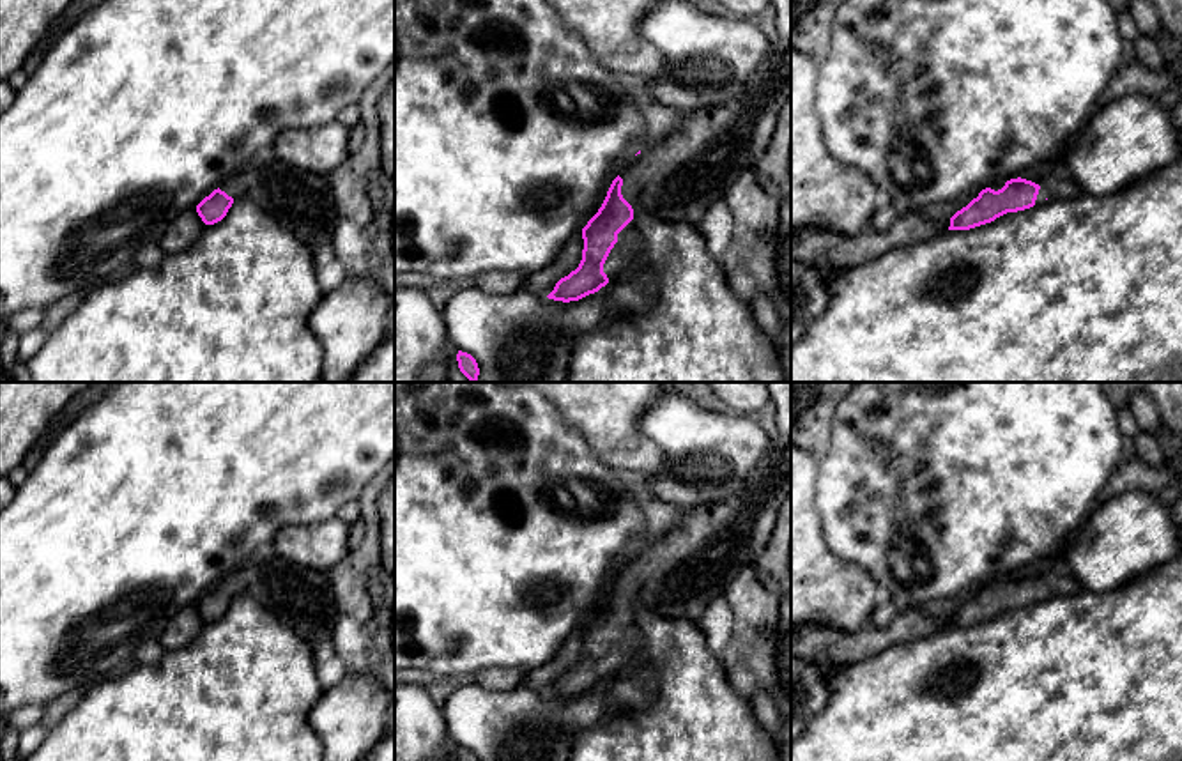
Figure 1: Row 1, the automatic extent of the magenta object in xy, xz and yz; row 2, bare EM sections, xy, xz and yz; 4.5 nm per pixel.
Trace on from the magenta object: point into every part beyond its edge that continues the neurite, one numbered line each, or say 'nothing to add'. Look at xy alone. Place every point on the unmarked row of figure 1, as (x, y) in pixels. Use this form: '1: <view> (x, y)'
1: xy (299, 597)

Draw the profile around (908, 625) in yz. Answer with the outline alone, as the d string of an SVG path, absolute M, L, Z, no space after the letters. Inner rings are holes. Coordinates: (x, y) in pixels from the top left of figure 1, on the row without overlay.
M911 607L899 611L886 628L865 626L856 634L832 626L803 625L791 628L791 651L809 662L830 662L849 667L885 651L890 644L902 644L929 637L948 628L950 614L924 616Z

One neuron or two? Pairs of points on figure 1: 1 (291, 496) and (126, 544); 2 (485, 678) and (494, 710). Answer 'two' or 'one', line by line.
1: one
2: two

